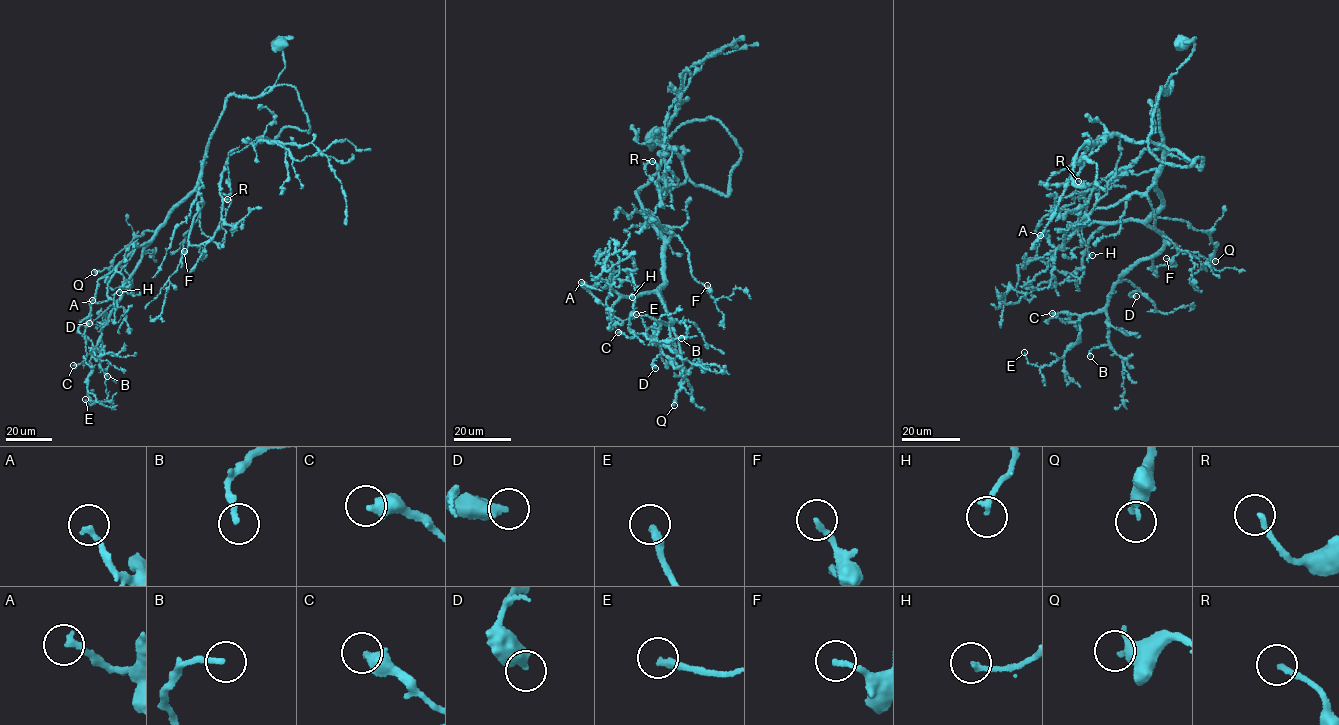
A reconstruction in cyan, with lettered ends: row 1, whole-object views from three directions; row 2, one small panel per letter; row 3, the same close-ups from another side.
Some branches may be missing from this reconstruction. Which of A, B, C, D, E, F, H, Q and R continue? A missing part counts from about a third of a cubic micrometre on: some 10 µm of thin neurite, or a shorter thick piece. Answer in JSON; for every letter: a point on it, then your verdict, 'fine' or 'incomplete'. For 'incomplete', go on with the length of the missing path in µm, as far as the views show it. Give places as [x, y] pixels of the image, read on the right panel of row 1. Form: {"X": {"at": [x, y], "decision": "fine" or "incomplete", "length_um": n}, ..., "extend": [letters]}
{"A": {"at": [1040, 235], "decision": "fine"}, "B": {"at": [1090, 356], "decision": "fine"}, "C": {"at": [1052, 313], "decision": "fine"}, "D": {"at": [1136, 296], "decision": "fine"}, "E": {"at": [1024, 352], "decision": "incomplete", "length_um": 7}, "F": {"at": [1166, 258], "decision": "fine"}, "H": {"at": [1092, 255], "decision": "fine"}, "Q": {"at": [1215, 261], "decision": "fine"}, "R": {"at": [1078, 181], "decision": "incomplete", "length_um": 9}, "extend": ["E", "R"]}

